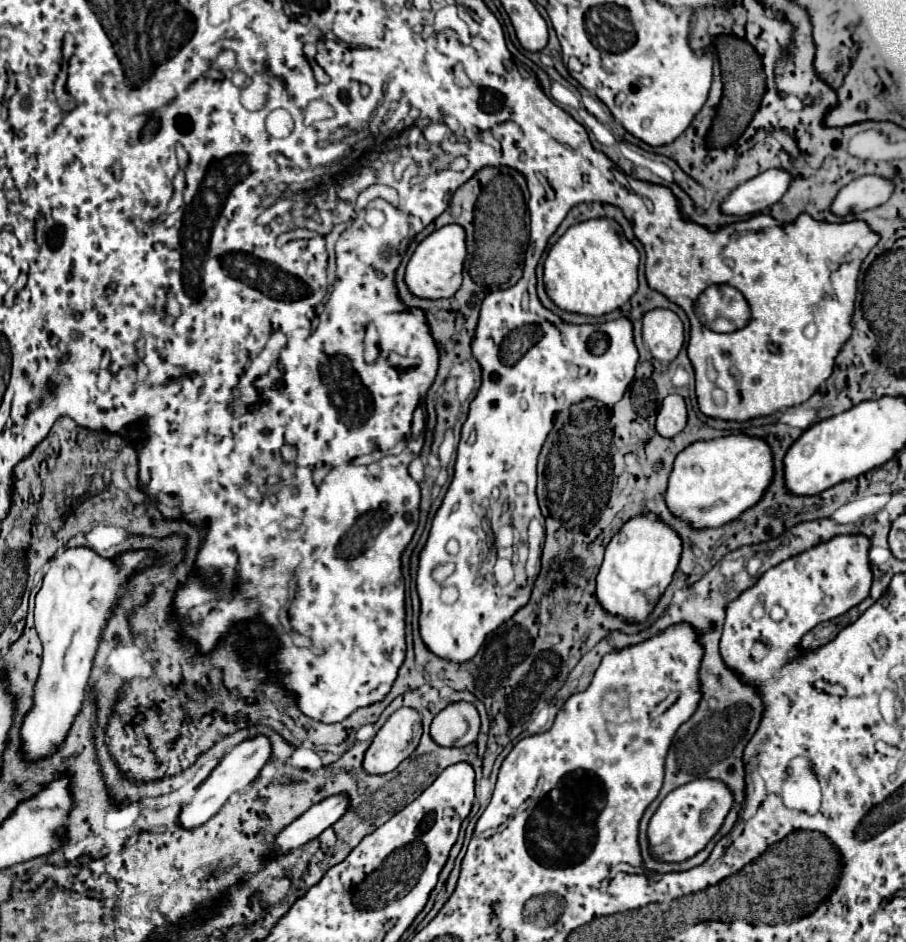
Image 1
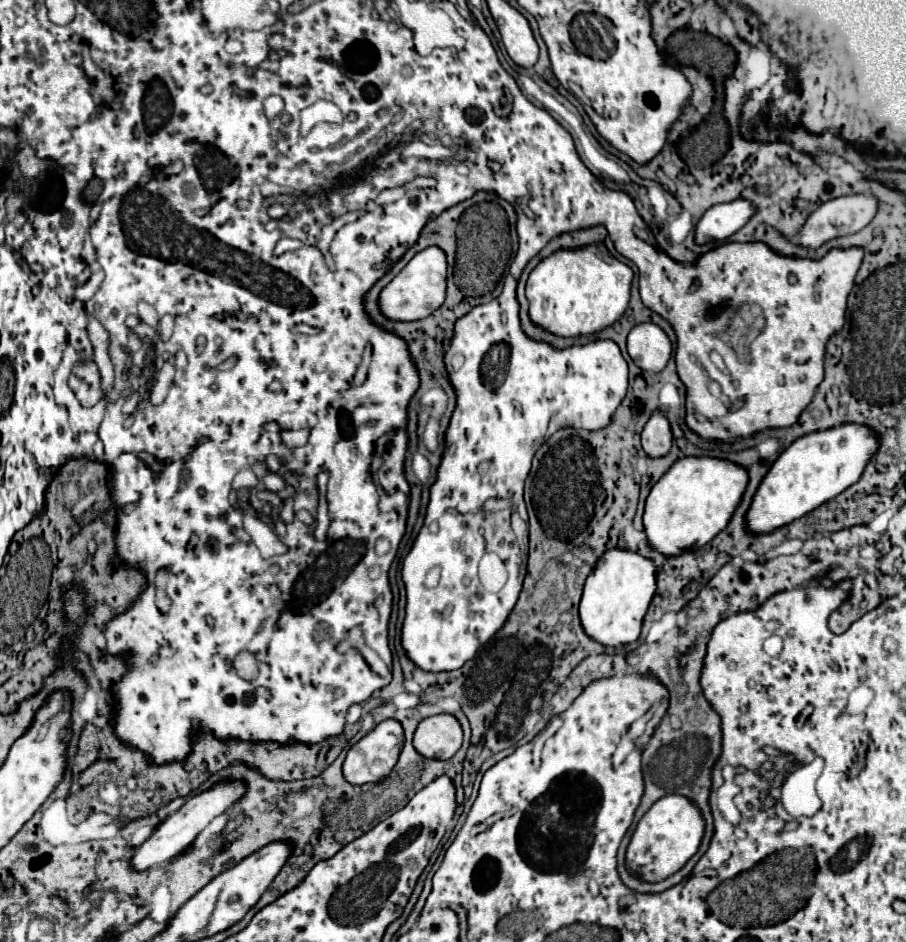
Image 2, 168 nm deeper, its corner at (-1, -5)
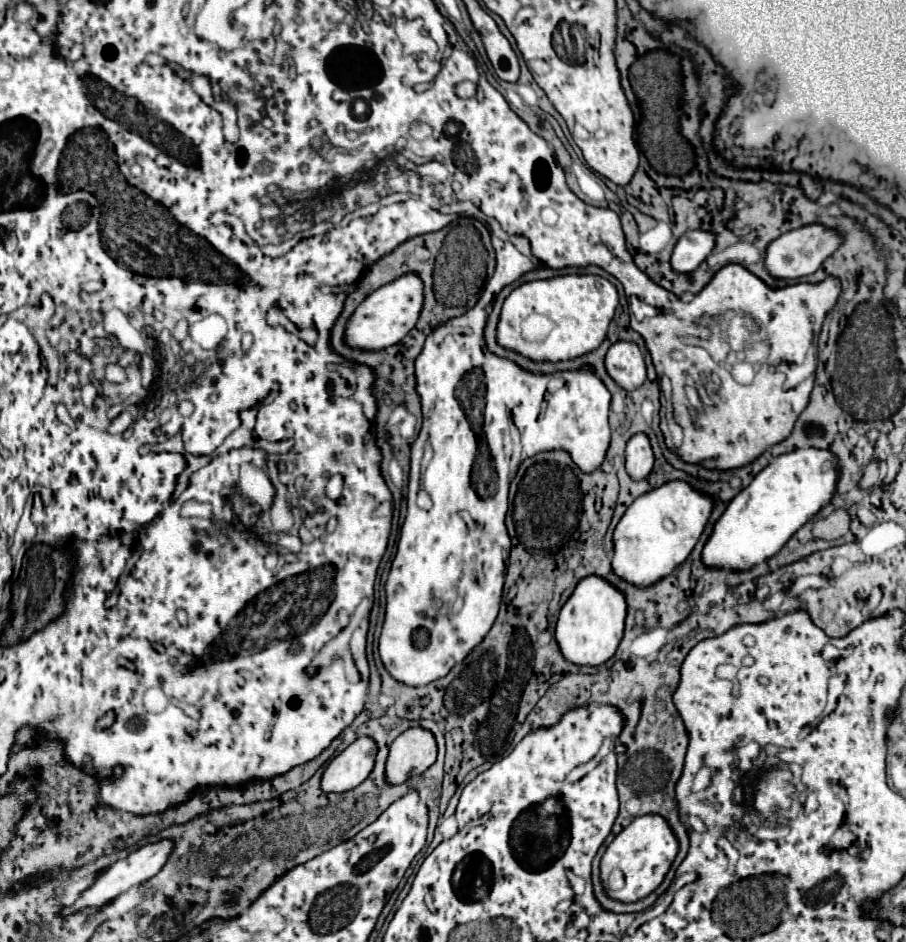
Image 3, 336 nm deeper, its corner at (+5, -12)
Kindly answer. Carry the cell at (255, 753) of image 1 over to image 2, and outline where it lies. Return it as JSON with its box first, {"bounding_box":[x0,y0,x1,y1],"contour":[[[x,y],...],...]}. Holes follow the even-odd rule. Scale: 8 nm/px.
{"bounding_box":[130,782,246,870],"contour":[[[222,782],[216,784],[212,790],[198,794],[194,798],[190,798],[178,812],[174,812],[172,816],[168,816],[152,834],[150,838],[142,844],[142,848],[138,848],[134,852],[134,856],[130,858],[130,866],[132,870],[148,870],[154,866],[160,866],[164,862],[168,862],[170,858],[174,858],[178,852],[182,852],[184,846],[188,846],[216,816],[224,814],[242,794],[244,794],[246,786],[242,782]]]}

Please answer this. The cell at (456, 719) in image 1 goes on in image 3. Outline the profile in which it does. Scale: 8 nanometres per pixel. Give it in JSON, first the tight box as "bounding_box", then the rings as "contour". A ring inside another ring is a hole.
{"bounding_box":[386,727,438,785],"contour":[[[422,727],[406,729],[392,745],[386,761],[386,779],[396,785],[414,775],[422,775],[436,763],[438,745],[434,733]]]}

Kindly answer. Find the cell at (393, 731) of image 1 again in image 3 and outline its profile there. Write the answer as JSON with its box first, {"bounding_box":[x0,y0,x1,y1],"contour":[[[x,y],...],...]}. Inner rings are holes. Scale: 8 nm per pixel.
{"bounding_box":[322,737,378,793],"contour":[[[358,737],[340,755],[336,755],[322,775],[326,793],[344,793],[358,787],[374,769],[378,745],[372,737]]]}

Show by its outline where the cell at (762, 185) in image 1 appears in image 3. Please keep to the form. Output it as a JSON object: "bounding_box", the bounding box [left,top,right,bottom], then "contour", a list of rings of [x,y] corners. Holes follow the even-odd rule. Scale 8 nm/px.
{"bounding_box":[672,229,716,273],"contour":[[[692,229],[686,231],[672,253],[672,269],[678,273],[694,271],[716,247],[716,233]]]}

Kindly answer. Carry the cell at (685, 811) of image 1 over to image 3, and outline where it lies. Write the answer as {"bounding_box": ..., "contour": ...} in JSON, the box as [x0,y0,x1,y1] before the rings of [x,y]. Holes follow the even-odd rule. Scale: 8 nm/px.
{"bounding_box":[600,813,680,903],"contour":[[[650,813],[650,815],[642,815],[636,817],[620,835],[616,835],[616,839],[608,845],[602,863],[600,863],[600,871],[602,871],[602,883],[604,889],[608,891],[608,895],[612,899],[630,903],[630,901],[638,901],[646,895],[650,895],[666,877],[666,873],[670,871],[676,855],[678,855],[680,843],[676,833],[672,831],[670,823],[666,817],[658,815],[658,813]],[[618,871],[622,873],[622,887],[618,891],[610,891],[610,881],[612,881],[612,873]]]}

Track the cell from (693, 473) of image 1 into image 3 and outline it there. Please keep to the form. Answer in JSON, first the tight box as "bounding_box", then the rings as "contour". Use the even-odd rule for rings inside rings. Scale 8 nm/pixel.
{"bounding_box":[612,479,716,585],"contour":[[[682,479],[668,481],[656,489],[640,495],[628,507],[628,511],[624,513],[624,517],[620,519],[620,523],[616,525],[616,531],[614,531],[612,567],[614,567],[616,575],[626,581],[634,581],[634,585],[652,585],[654,581],[658,581],[658,577],[670,575],[682,561],[686,561],[686,557],[696,547],[698,539],[702,537],[702,533],[708,525],[714,505],[716,505],[716,497],[696,491],[688,481],[682,481]]]}

